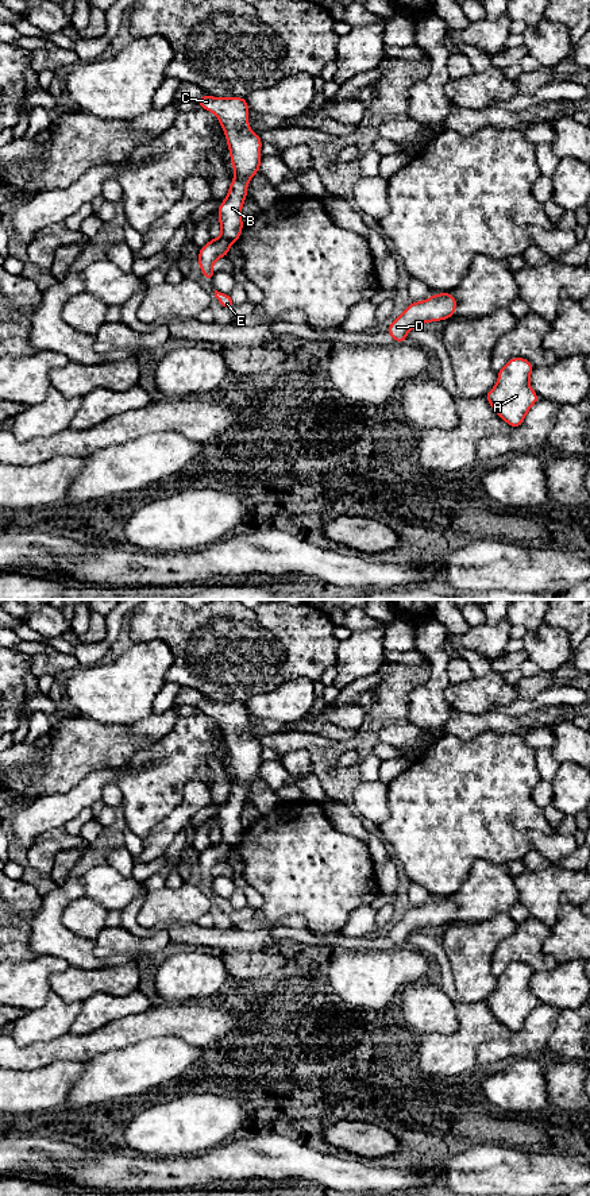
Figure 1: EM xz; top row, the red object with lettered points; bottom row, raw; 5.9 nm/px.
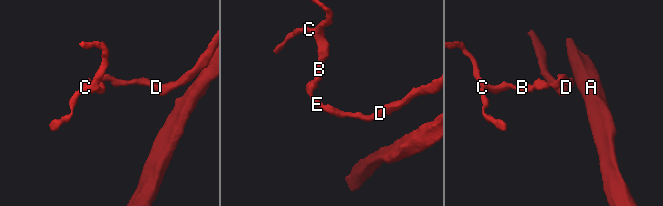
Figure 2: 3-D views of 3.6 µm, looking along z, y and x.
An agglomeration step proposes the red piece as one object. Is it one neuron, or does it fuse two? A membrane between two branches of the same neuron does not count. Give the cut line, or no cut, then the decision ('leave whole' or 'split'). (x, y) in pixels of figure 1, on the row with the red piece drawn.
cut xz (222, 236), (232, 242); split

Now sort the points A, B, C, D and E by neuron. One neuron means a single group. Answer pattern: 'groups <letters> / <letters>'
groups A D E / B C

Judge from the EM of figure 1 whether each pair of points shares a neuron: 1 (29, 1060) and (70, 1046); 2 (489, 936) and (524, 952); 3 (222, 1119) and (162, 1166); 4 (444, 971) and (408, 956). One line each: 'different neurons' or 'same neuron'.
1: same neuron
2: different neurons
3: different neurons
4: different neurons

